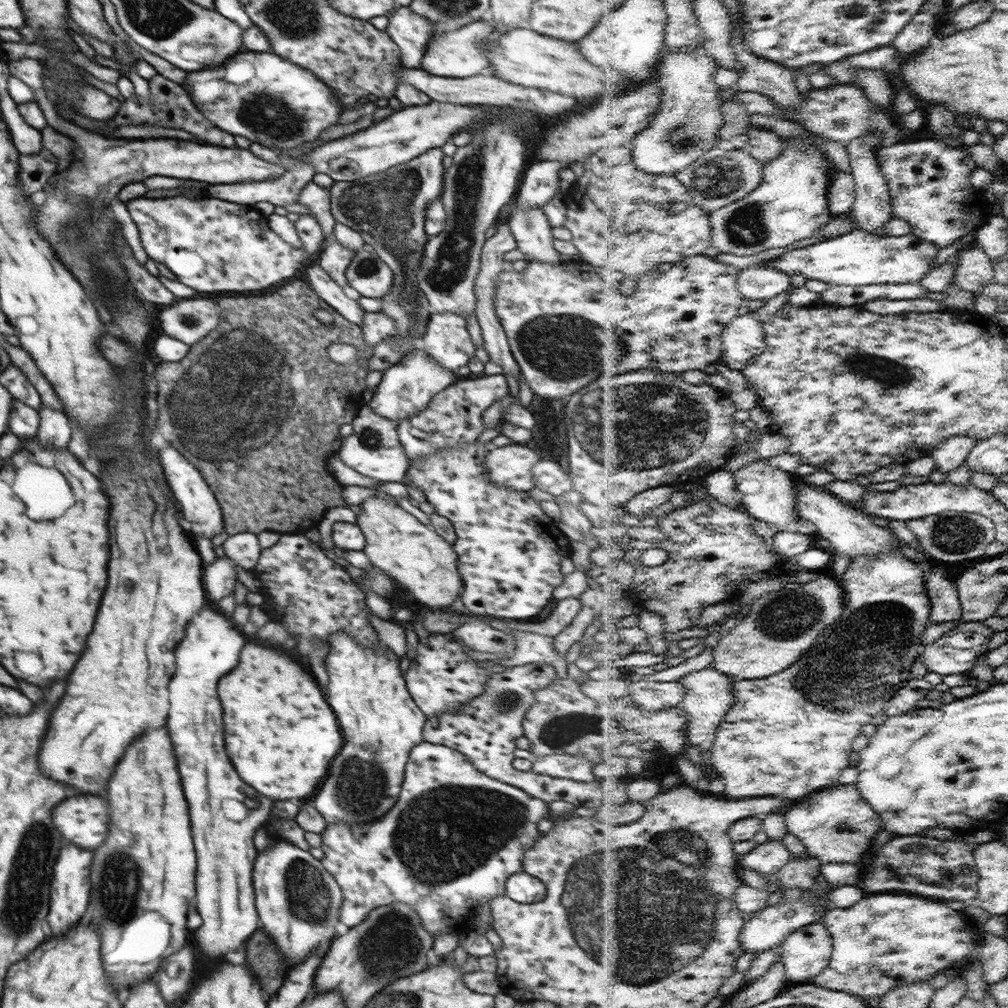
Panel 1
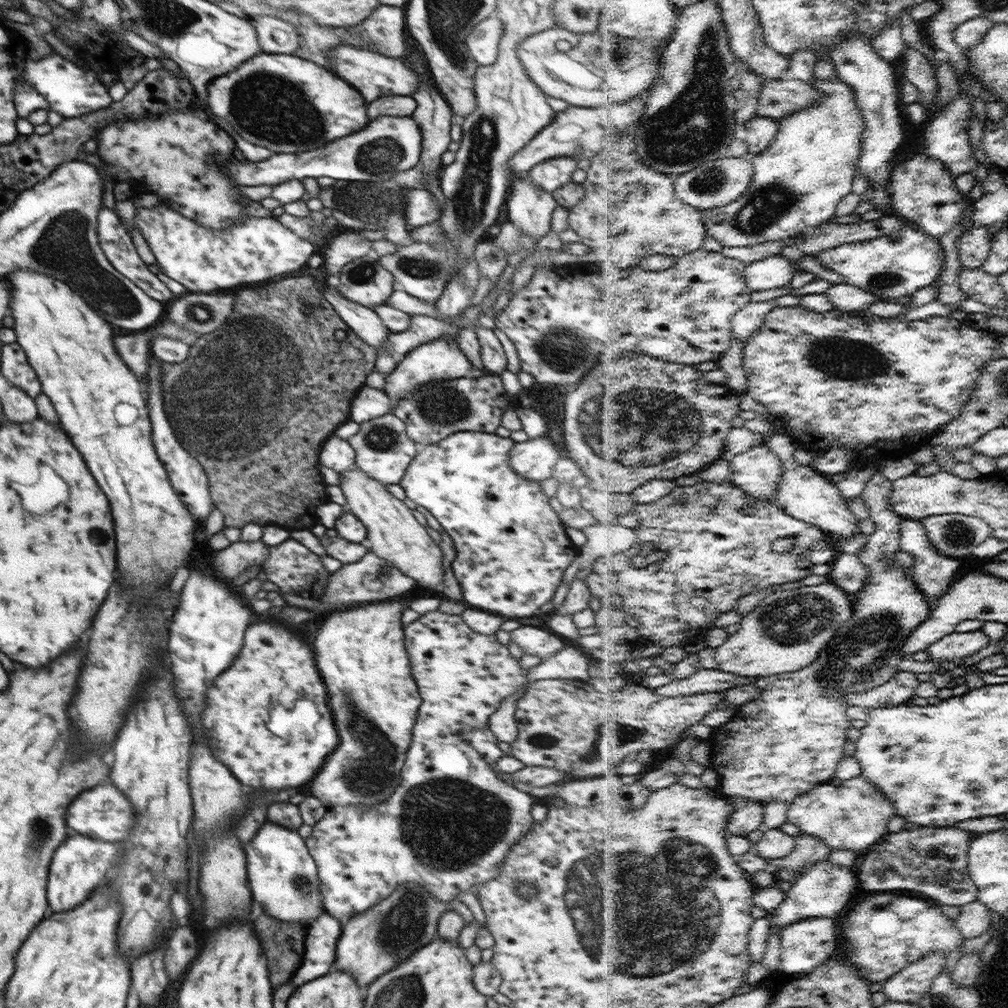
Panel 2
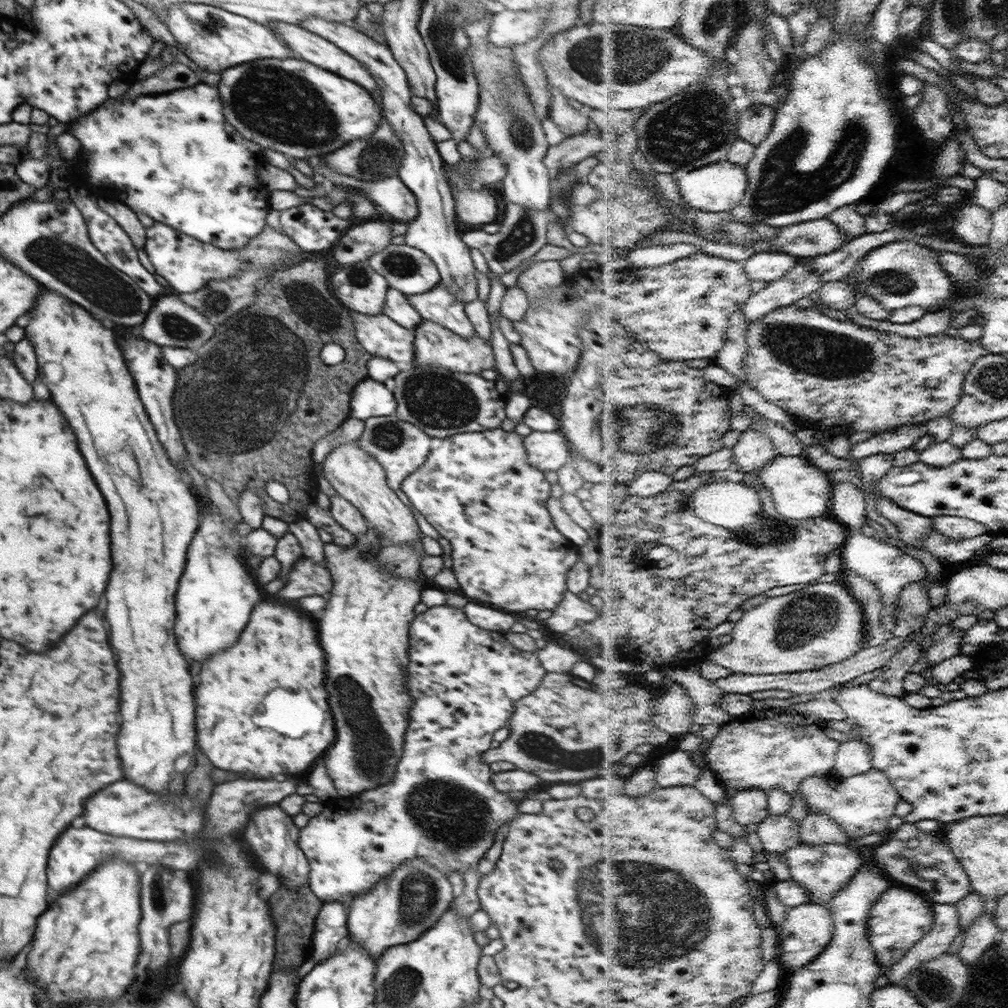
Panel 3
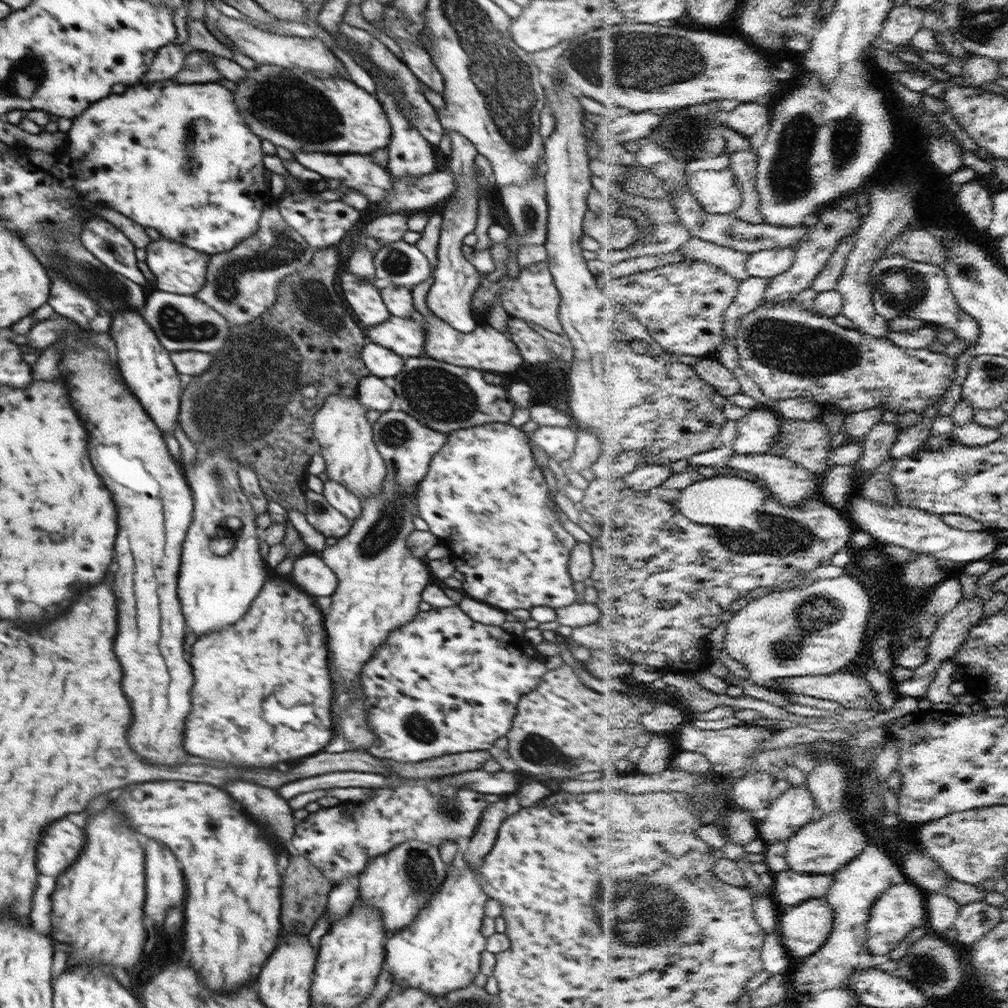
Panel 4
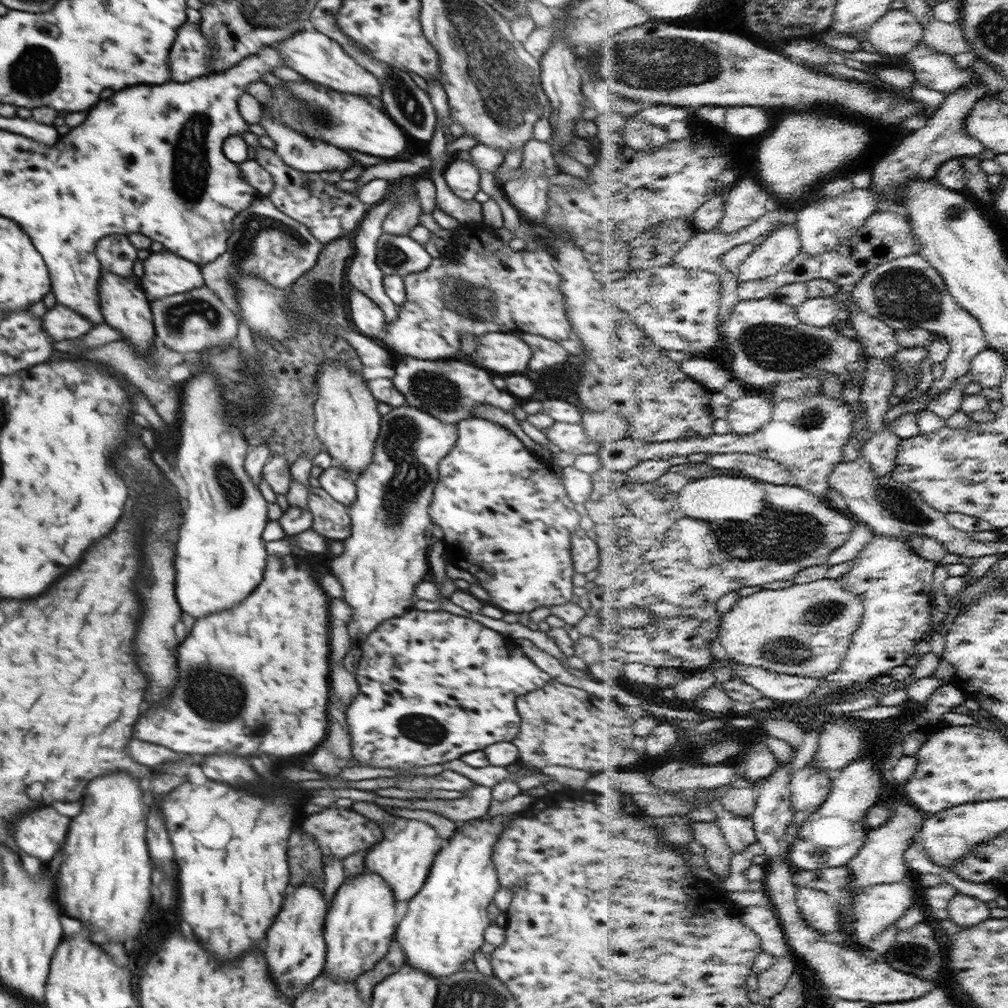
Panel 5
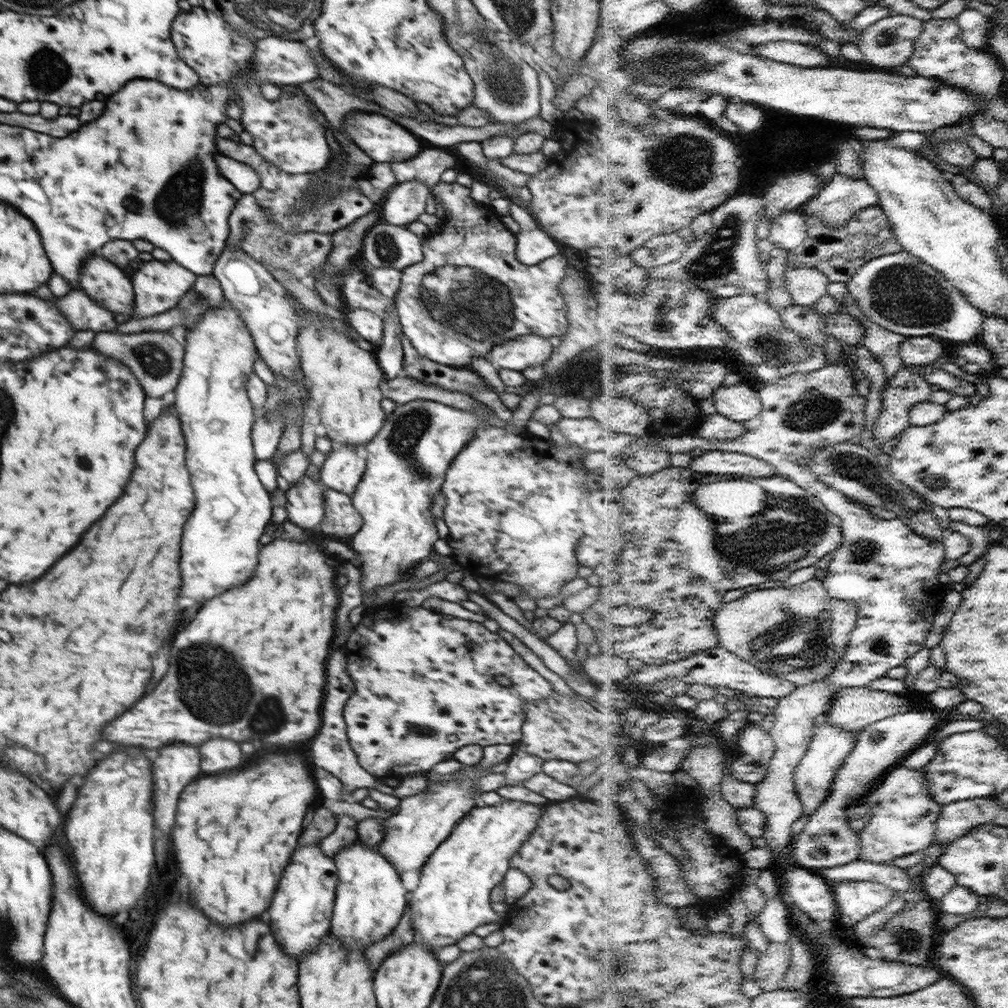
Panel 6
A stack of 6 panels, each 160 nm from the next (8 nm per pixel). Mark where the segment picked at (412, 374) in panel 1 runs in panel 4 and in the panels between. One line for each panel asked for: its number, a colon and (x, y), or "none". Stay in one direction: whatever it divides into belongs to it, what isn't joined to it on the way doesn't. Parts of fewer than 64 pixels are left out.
2: (438, 360)
3: (434, 345)
4: (486, 349)

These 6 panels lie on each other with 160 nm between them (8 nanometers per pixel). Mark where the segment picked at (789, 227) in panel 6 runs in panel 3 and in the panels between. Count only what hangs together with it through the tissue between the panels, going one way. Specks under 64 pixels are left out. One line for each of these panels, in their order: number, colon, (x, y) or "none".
3: (769, 266)
4: (770, 263)
5: (779, 249)

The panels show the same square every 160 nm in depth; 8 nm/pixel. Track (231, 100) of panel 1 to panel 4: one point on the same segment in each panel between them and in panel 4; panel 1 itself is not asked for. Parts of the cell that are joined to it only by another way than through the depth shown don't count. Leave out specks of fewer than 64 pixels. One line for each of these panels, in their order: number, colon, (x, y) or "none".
2: (287, 104)
3: (290, 105)
4: (298, 110)

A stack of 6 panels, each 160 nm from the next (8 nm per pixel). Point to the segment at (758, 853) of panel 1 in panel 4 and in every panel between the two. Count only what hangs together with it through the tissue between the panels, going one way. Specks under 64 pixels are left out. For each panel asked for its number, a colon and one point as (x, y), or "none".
2: (776, 844)
3: (780, 833)
4: (790, 812)

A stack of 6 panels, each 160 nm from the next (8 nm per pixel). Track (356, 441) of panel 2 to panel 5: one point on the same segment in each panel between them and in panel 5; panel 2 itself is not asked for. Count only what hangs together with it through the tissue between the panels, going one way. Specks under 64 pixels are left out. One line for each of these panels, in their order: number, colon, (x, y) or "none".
3: (401, 448)
4: (379, 582)
5: (384, 558)

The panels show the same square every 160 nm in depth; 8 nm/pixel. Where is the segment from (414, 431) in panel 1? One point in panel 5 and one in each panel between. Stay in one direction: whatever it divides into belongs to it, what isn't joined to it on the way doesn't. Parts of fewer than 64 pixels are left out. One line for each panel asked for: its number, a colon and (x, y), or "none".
2: (436, 410)
3: (441, 403)
4: (447, 398)
5: (448, 390)

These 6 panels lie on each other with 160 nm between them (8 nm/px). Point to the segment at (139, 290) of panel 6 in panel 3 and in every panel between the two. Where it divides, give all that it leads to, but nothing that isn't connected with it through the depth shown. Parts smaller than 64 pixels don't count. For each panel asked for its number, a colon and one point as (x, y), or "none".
3: (188, 264)
4: (179, 269)
5: (165, 273)

